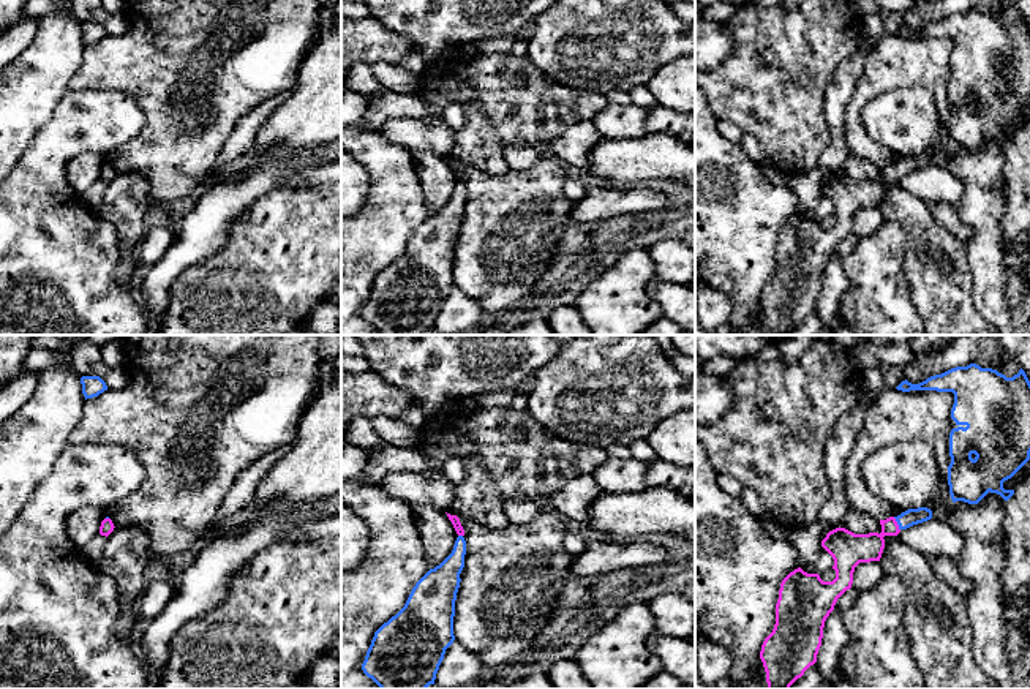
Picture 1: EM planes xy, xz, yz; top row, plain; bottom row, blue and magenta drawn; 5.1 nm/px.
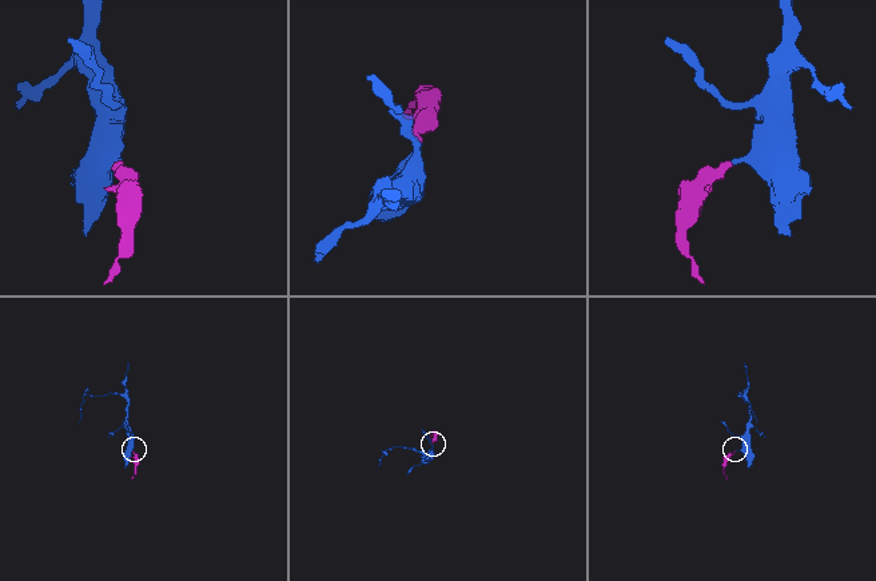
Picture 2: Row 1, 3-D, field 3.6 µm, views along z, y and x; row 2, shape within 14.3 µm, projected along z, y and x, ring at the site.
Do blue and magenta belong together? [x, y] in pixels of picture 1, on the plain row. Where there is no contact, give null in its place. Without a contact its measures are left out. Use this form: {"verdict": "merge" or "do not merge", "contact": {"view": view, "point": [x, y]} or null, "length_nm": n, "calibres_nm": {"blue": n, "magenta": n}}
{"verdict": "merge", "contact": {"view": "yz", "point": [898, 169]}, "length_nm": 80, "calibres_nm": {"blue": 90, "magenta": 150}}

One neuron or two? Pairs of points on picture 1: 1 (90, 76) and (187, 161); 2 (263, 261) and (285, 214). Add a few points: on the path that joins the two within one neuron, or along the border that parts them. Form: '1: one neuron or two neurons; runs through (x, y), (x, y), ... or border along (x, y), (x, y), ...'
1: one neuron; runs through (120, 76), (172, 124), (172, 131)
2: one neuron; runs through (274, 250), (285, 239), (285, 225)

